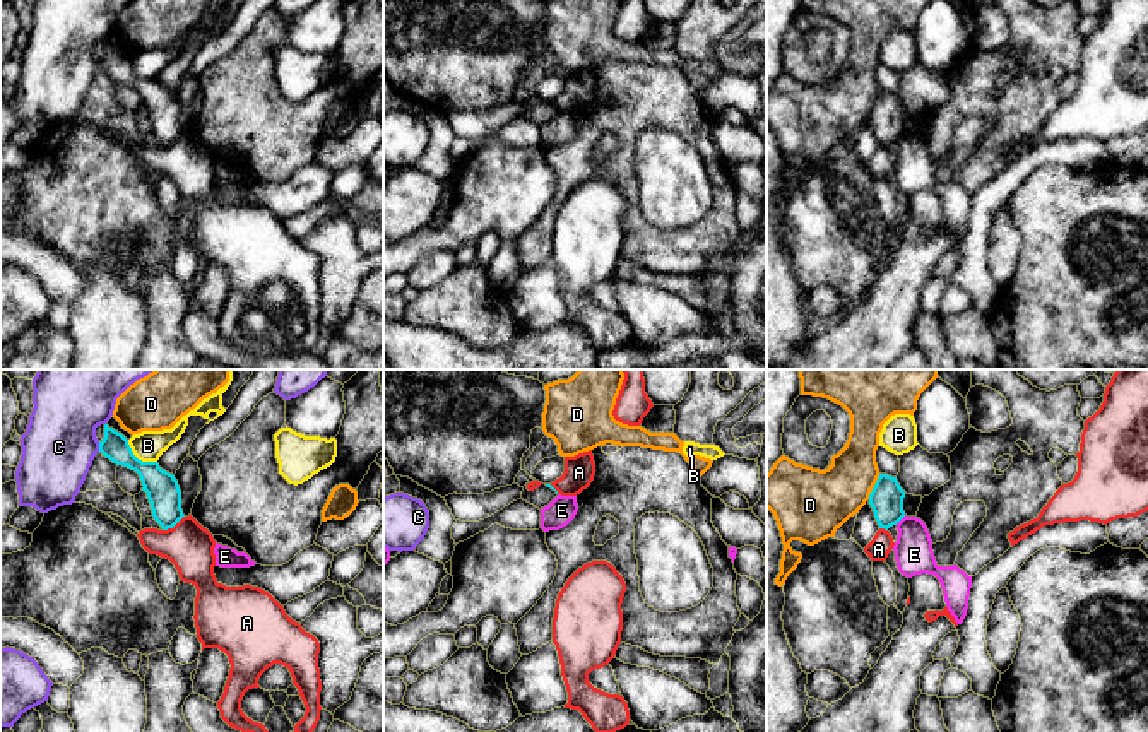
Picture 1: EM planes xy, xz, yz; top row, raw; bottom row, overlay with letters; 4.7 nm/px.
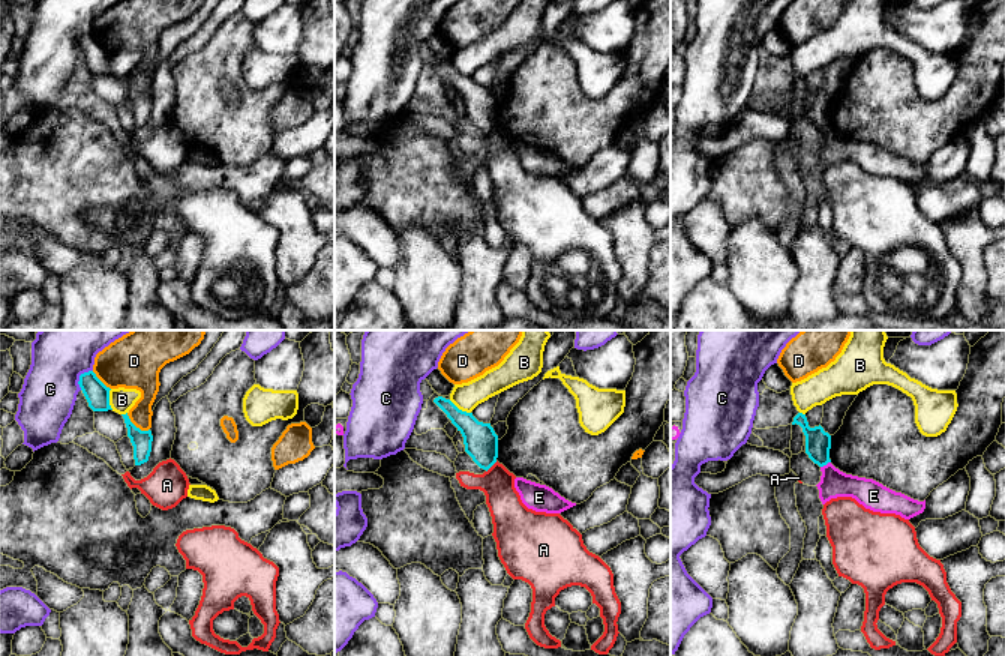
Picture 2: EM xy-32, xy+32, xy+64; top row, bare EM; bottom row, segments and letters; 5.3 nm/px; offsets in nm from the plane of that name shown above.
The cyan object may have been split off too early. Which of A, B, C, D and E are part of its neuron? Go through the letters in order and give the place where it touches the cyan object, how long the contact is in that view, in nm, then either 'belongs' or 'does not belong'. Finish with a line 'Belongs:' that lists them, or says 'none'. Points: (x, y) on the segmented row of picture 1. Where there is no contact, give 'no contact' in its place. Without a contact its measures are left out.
A: meets cyan in xy at (173, 525); contact 130 nm long; does not belong
B: meets cyan in xy at (137, 459); contact 180 nm long; does not belong
C: meets cyan in xy at (100, 447); contact 50 nm long; does not belong
D: meets cyan in yz at (875, 486); contact 130 nm long; does not belong
E: meets cyan in yz at (900, 519); contact 70 nm long; does not belong
Belongs: none

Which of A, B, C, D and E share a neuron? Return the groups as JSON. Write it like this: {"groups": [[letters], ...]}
{"groups": [["A"], ["B"], ["C"], ["D"], ["E"]]}

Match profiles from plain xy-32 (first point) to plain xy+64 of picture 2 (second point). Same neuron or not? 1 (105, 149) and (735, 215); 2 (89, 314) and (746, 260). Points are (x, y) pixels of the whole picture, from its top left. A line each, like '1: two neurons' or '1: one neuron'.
1: one neuron
2: one neuron

